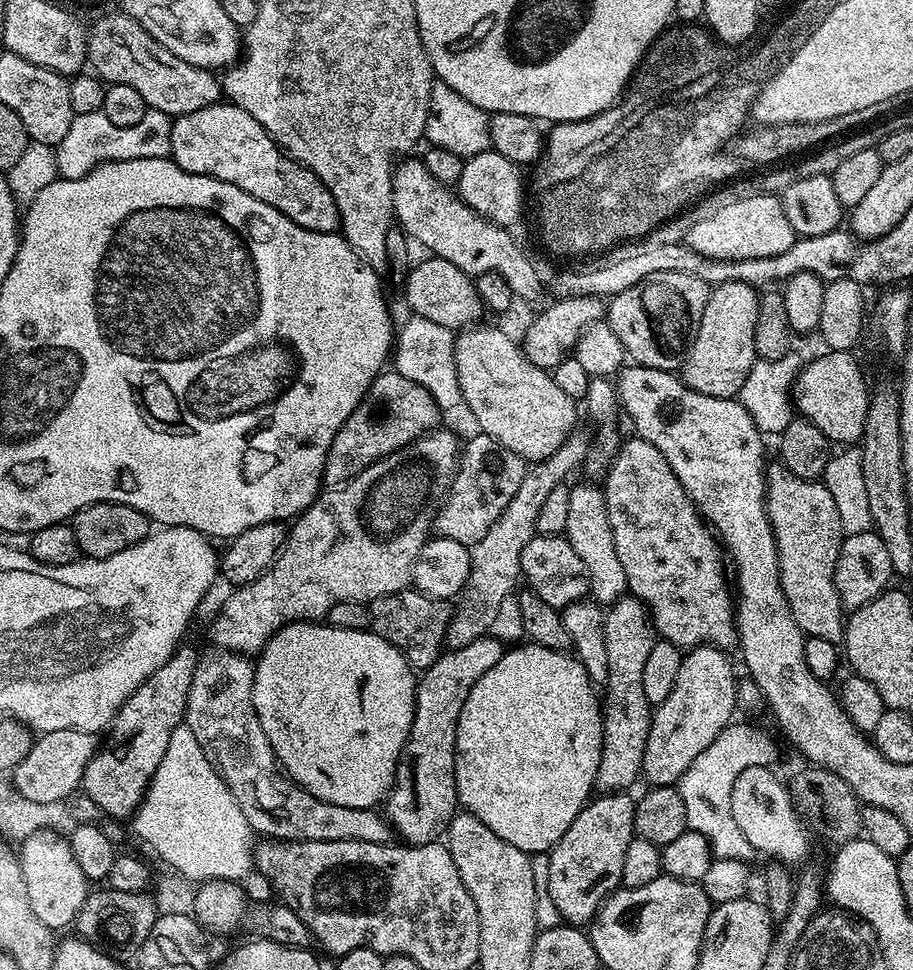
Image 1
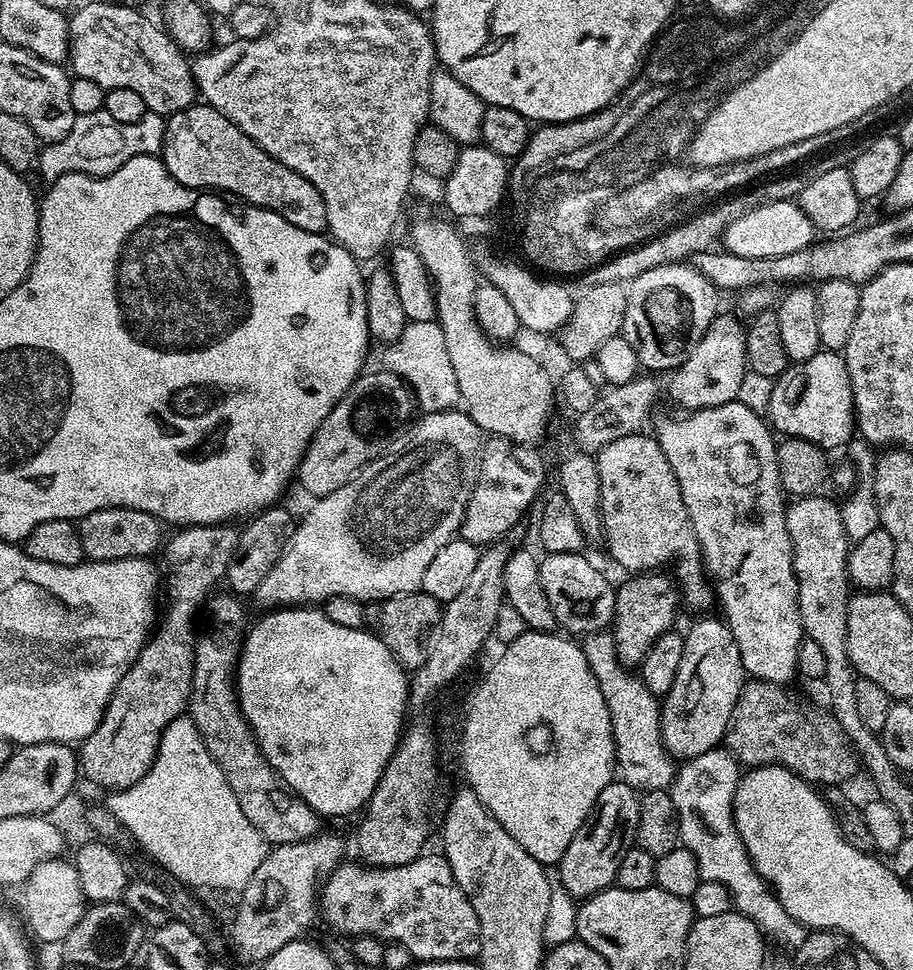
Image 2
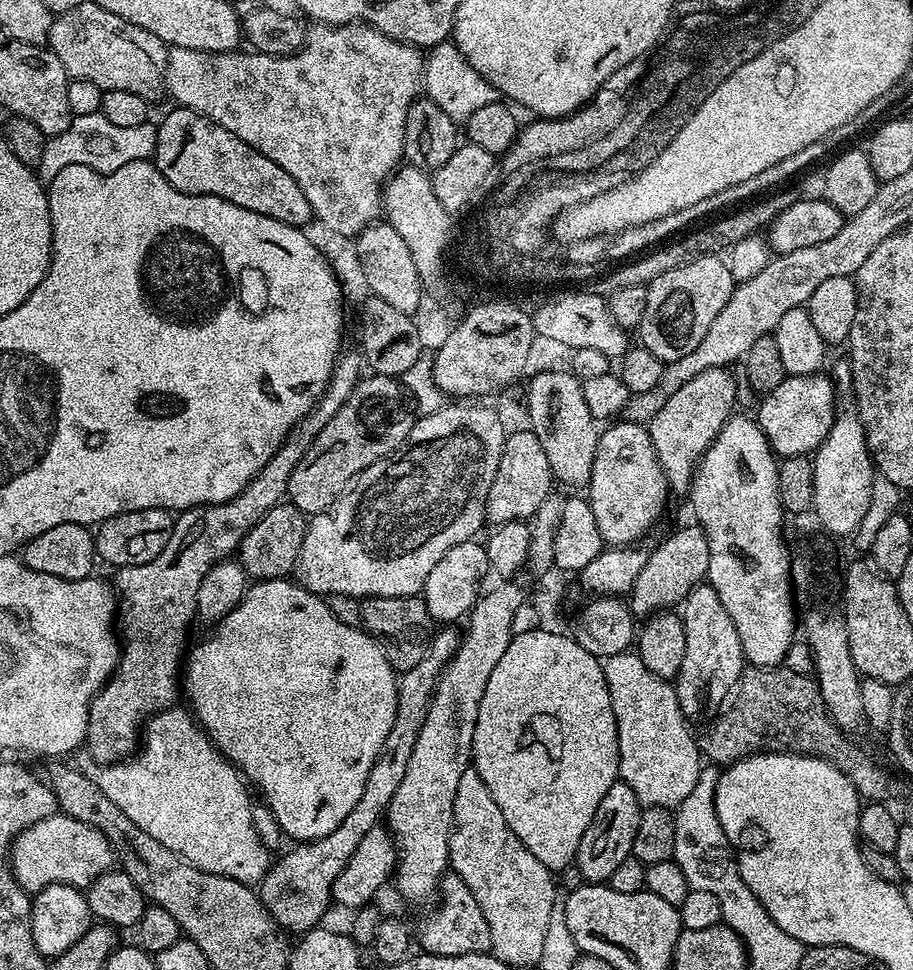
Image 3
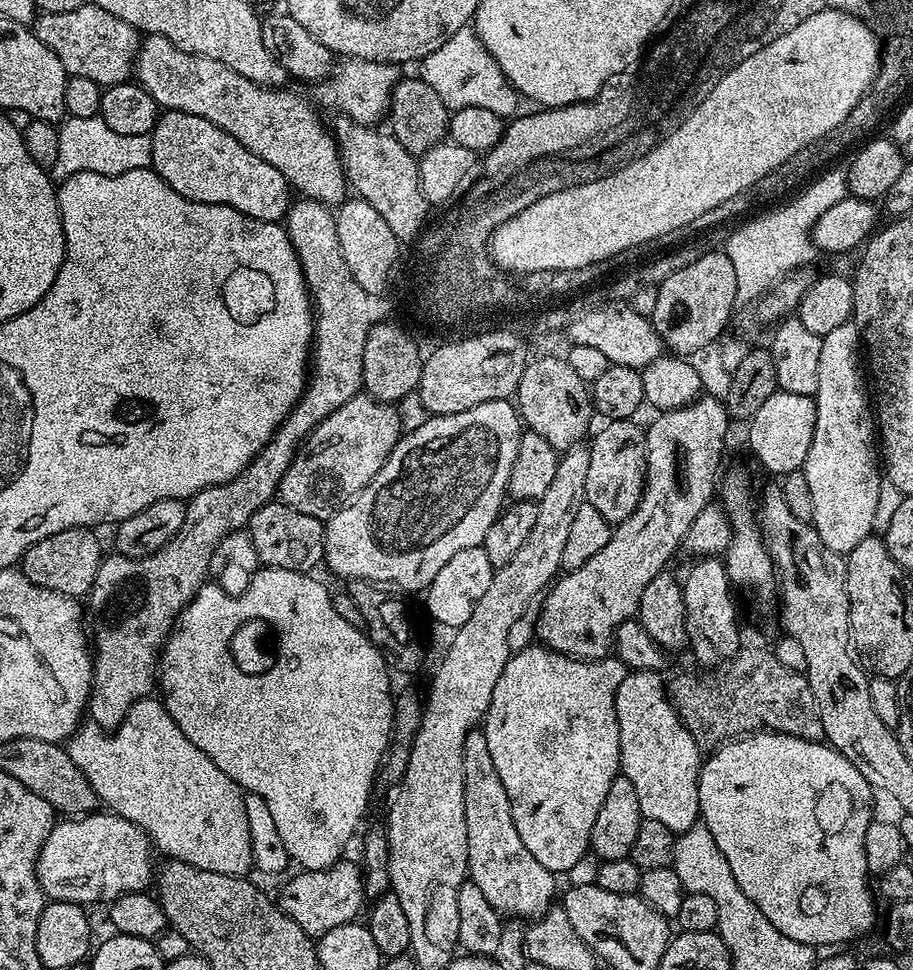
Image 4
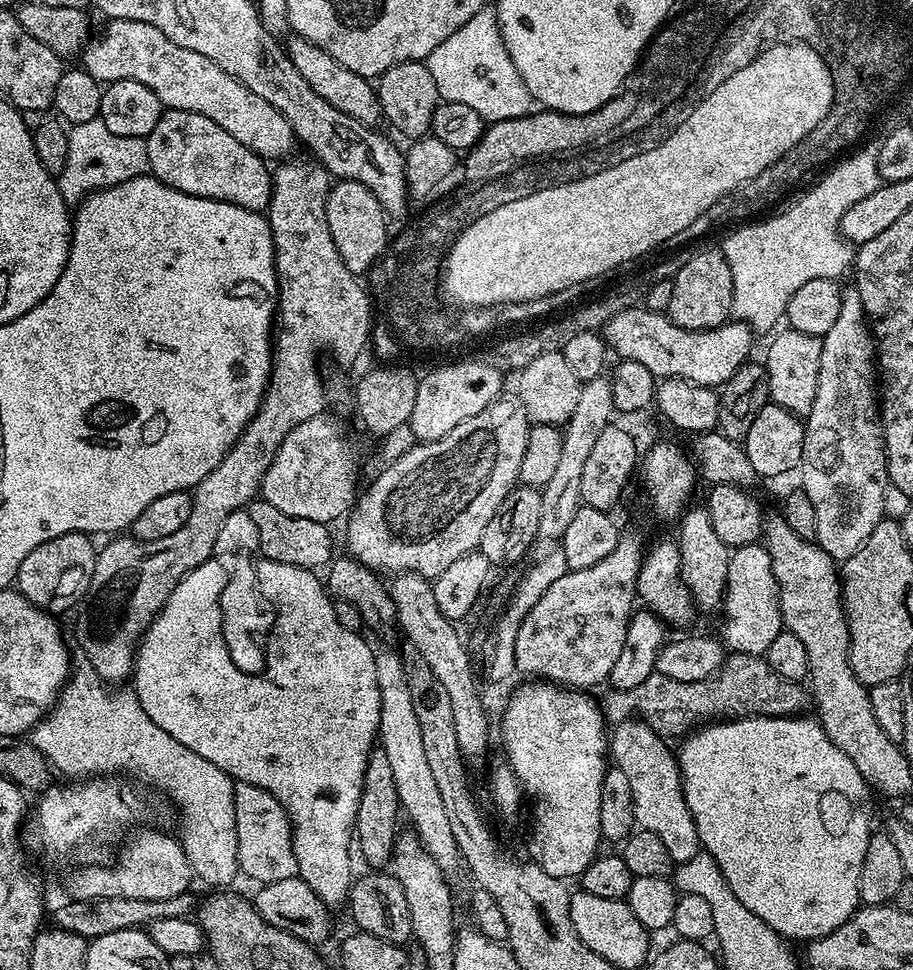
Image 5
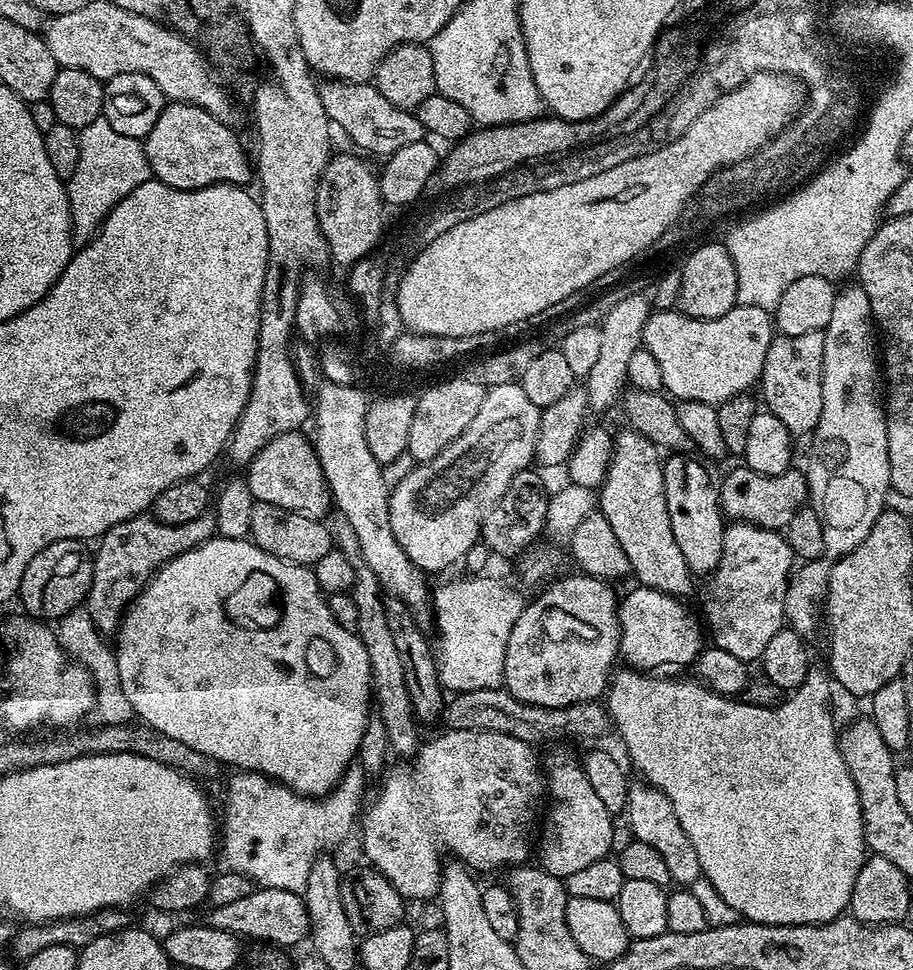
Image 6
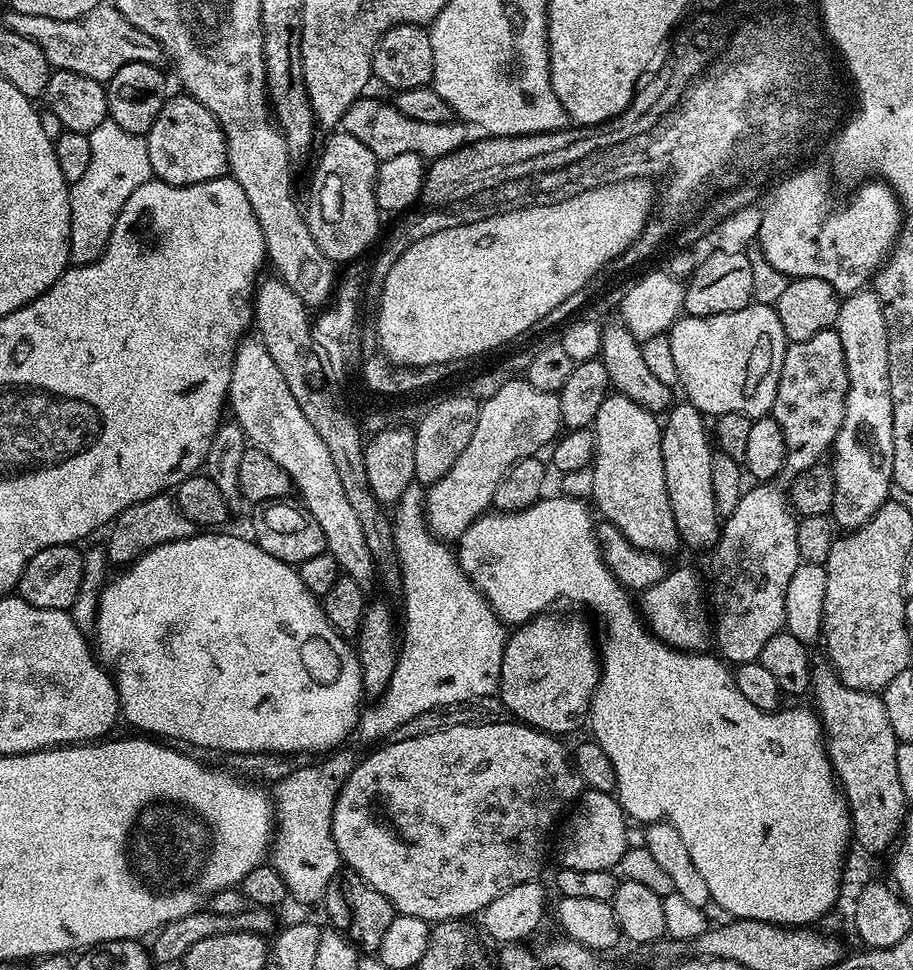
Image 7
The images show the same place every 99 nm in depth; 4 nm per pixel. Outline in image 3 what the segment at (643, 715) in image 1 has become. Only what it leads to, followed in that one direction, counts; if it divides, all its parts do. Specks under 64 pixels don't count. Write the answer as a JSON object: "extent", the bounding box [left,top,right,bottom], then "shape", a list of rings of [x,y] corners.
{"extent":[630,526,710,618],"shape":[[[698,526],[691,527],[680,528],[677,532],[670,533],[656,549],[651,549],[646,566],[632,583],[630,607],[633,617],[648,618],[655,613],[675,609],[683,605],[690,590],[705,583],[710,566],[710,546],[706,542],[703,530]]]}

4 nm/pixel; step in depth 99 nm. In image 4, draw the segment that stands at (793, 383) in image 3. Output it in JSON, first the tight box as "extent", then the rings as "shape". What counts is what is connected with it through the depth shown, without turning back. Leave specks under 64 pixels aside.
{"extent":[747,391,816,478],"shape":[[[776,391],[762,402],[762,407],[747,421],[748,448],[756,455],[756,460],[768,472],[773,472],[773,477],[783,478],[789,472],[799,472],[803,469],[807,454],[810,451],[811,439],[814,437],[816,416],[816,401],[806,394],[792,394],[790,392]]]}

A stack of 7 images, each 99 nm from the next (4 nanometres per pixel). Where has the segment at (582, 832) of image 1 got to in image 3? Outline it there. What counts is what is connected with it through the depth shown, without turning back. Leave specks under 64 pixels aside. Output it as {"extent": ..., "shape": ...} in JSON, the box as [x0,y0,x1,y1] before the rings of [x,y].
{"extent":[574,782,642,884],"shape":[[[617,782],[606,790],[606,798],[598,802],[598,810],[594,810],[594,818],[590,826],[586,826],[586,834],[582,834],[582,842],[576,851],[574,861],[575,871],[580,871],[580,880],[589,884],[603,884],[614,874],[620,863],[626,862],[626,858],[632,855],[632,843],[634,834],[638,834],[638,822],[642,806],[623,782]]]}

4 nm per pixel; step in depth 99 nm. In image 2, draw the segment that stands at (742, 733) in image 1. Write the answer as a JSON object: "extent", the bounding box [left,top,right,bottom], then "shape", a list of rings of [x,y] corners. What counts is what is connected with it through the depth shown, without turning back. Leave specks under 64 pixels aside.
{"extent":[670,748,794,934],"shape":[[[711,748],[706,754],[698,754],[698,758],[685,760],[677,767],[670,795],[678,814],[680,844],[694,854],[701,880],[726,886],[732,896],[732,908],[750,918],[761,932],[771,934],[793,927],[794,922],[790,914],[782,910],[778,898],[750,862],[732,820],[732,795],[740,785],[741,775],[741,765],[731,752]]]}

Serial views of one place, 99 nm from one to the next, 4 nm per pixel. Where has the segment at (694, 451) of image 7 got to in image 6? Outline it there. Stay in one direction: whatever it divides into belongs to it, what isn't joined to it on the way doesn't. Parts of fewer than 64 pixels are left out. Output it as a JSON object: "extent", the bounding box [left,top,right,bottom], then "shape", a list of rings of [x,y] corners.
{"extent":[663,454,726,577],"shape":[[[672,454],[663,461],[666,510],[670,514],[670,530],[678,541],[678,550],[686,558],[686,566],[697,577],[715,572],[722,558],[722,542],[726,517],[720,510],[720,494],[712,476],[692,454]]]}

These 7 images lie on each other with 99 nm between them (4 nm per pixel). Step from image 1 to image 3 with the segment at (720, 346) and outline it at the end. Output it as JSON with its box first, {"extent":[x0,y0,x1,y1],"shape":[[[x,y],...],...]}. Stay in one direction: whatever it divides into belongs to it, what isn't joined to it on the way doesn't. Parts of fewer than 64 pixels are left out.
{"extent":[647,368,737,493],"shape":[[[728,368],[702,370],[698,378],[690,378],[686,386],[670,394],[662,410],[658,410],[658,414],[654,414],[654,418],[647,421],[648,433],[654,442],[654,454],[658,454],[658,462],[673,493],[687,493],[691,489],[696,465],[704,457],[704,452],[714,442],[724,423],[734,415],[737,407],[737,377],[730,373]]]}

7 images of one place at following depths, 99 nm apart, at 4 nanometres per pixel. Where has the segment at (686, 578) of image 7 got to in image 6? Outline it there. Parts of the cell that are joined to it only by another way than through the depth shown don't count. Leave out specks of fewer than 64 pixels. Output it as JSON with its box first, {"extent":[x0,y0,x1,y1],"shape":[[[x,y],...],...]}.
{"extent":[618,586,706,670],"shape":[[[636,586],[633,592],[623,593],[618,604],[620,613],[620,656],[629,669],[656,670],[663,664],[688,664],[695,665],[696,659],[706,647],[706,632],[701,621],[687,608],[685,601],[679,596],[664,594],[662,590]]]}

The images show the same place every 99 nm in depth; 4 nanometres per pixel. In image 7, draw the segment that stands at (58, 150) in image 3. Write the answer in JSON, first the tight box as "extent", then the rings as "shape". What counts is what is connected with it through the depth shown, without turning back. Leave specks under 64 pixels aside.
{"extent":[68,119,153,265],"shape":[[[106,119],[98,126],[94,126],[94,130],[87,133],[87,137],[90,142],[90,166],[86,166],[82,178],[78,178],[78,182],[71,184],[68,190],[70,254],[72,255],[71,263],[73,265],[89,264],[104,253],[105,246],[110,242],[114,222],[118,218],[122,206],[126,206],[126,198],[130,198],[130,194],[134,194],[134,190],[138,190],[138,186],[142,186],[147,180],[153,179],[150,150],[144,136],[130,134],[126,130],[122,130],[122,126],[118,126],[118,122]]]}

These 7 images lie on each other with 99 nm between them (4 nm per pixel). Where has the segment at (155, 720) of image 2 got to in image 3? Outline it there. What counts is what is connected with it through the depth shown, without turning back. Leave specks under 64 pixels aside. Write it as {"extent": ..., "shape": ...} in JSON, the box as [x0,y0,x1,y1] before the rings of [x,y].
{"extent":[86,351,362,765],"shape":[[[345,351],[341,355],[318,403],[293,426],[288,439],[272,455],[270,462],[266,462],[261,472],[253,476],[238,495],[221,504],[202,504],[199,508],[181,511],[175,517],[176,530],[158,558],[121,568],[115,573],[118,632],[123,644],[115,672],[92,699],[88,711],[86,748],[92,751],[97,765],[119,764],[127,760],[141,743],[142,729],[148,723],[148,717],[177,703],[176,695],[182,692],[182,665],[189,647],[188,627],[197,619],[198,586],[202,586],[202,578],[206,578],[213,564],[229,559],[239,549],[242,538],[258,526],[260,519],[275,504],[287,497],[290,474],[294,474],[316,435],[330,418],[334,418],[334,414],[338,414],[354,386],[362,379],[360,364],[362,368],[359,351]]]}

